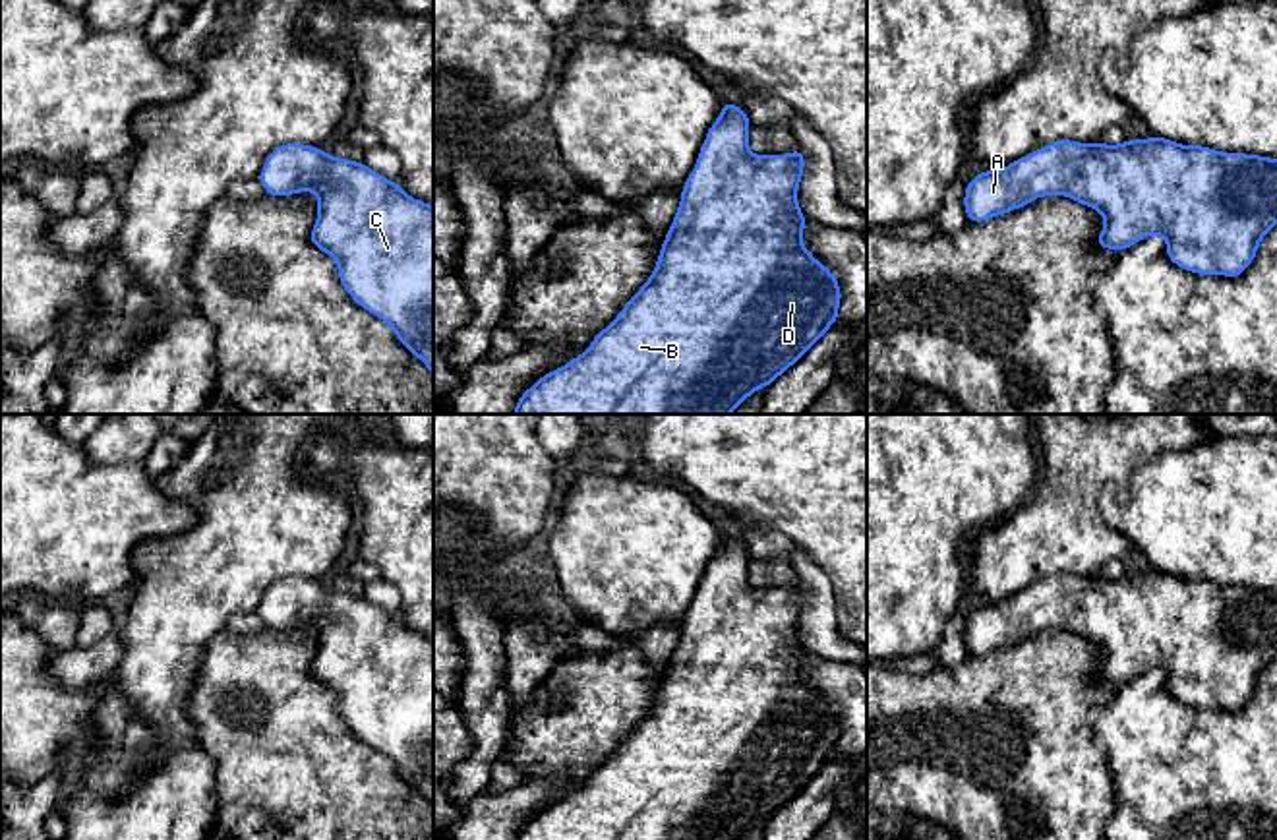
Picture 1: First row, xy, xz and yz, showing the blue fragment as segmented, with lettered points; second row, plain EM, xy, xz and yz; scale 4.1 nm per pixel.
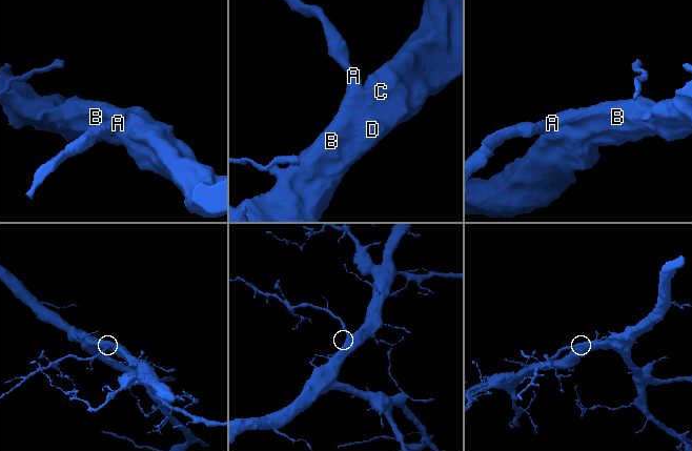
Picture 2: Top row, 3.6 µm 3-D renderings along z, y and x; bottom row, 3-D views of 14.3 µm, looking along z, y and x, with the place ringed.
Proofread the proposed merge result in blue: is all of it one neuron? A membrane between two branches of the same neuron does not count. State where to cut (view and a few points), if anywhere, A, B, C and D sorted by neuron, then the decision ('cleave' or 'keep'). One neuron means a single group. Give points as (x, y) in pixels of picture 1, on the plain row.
cut none; groups A B C D; keep

